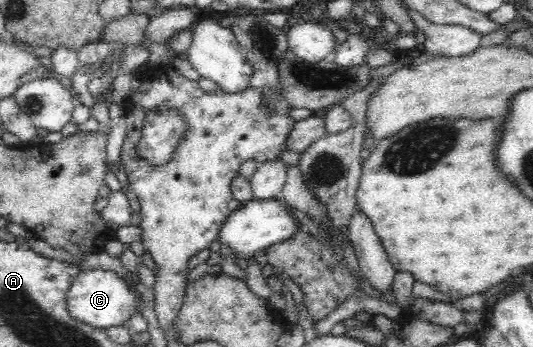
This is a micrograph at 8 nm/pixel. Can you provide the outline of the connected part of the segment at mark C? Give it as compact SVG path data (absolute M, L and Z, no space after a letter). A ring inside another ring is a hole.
M91 270L81 271L66 292L66 306L70 317L82 323L94 325L97 329L121 326L136 312L136 296L126 285L126 281L114 271Z

